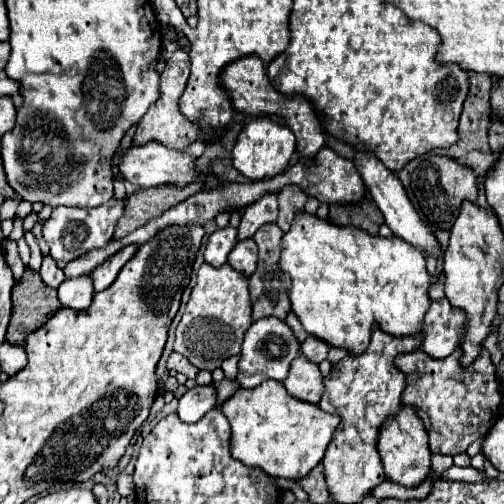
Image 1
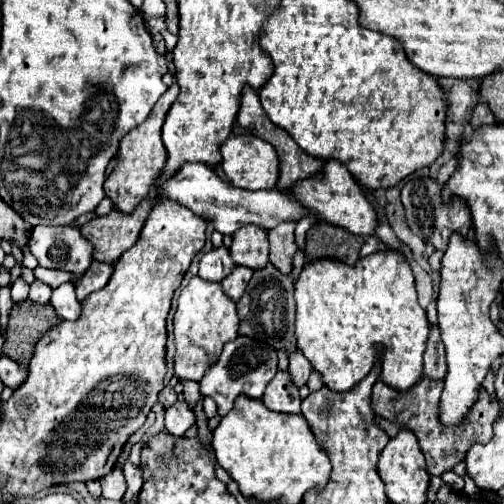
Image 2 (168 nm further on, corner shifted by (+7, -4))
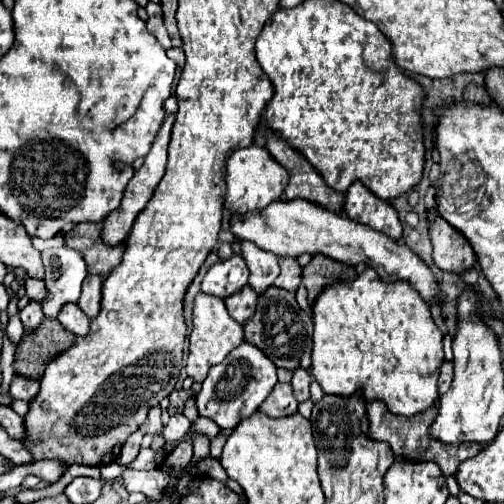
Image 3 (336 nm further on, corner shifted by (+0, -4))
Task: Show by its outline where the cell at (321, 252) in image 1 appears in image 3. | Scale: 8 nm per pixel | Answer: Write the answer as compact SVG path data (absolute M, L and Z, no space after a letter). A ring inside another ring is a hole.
M366 269L356 281L348 283L348 285L336 285L336 289L328 289L328 293L322 293L316 299L316 305L312 309L314 313L314 351L312 351L312 377L316 377L316 381L320 383L324 393L330 395L340 395L340 397L352 397L352 393L360 393L364 401L382 401L386 403L388 411L394 415L416 415L426 411L428 407L432 407L440 395L438 395L438 375L440 375L440 365L444 363L444 351L442 351L442 333L436 327L436 323L432 321L432 313L428 303L410 289L408 283L396 283L396 285L384 285L378 277L374 269Z

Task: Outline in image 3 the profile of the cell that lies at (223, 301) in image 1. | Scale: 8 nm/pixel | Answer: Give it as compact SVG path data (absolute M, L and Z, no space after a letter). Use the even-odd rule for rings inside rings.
M200 293L194 301L194 313L192 313L192 333L190 333L190 355L188 355L188 365L186 371L194 381L204 381L210 367L218 365L226 359L226 355L238 347L244 341L244 331L242 325L232 321L232 317L226 311L224 301L216 297L208 297L206 293Z

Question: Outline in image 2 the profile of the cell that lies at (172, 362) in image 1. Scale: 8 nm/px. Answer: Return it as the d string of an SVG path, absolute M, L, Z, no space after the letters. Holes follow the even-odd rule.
M179 379L179 383L183 385L183 397L185 401L191 405L191 409L195 407L195 403L201 399L201 391L199 391L199 383L197 381L187 381L187 379Z

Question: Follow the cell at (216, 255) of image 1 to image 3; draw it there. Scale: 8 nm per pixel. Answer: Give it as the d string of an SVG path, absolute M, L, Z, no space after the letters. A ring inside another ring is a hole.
M232 255L228 261L218 261L206 273L202 281L202 291L220 299L228 299L238 293L248 283L248 269L242 257Z

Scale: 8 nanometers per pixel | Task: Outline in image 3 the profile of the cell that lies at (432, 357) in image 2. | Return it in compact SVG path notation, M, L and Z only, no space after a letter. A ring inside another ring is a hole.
M444 361L442 371L440 371L440 379L438 379L438 391L440 391L440 395L444 395L444 393L450 389L450 385L452 385L452 377L454 377L452 363L450 363L450 361Z

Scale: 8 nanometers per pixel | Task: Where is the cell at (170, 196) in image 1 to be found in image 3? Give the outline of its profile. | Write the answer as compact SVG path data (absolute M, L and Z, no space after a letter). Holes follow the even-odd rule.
M92 223L74 225L74 229L66 233L66 245L82 253L90 275L106 277L116 265L120 265L124 245L118 245L118 247L104 245L100 237L100 229L102 229L102 223L100 225L92 225Z

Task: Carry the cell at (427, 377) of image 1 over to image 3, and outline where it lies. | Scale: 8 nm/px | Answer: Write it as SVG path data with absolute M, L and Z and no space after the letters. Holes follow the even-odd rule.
M372 401L366 405L366 413L368 413L368 421L370 421L370 429L368 429L368 437L376 439L376 441L386 441L394 453L394 459L406 459L406 461L434 461L438 463L438 467L442 469L442 473L454 475L458 465L474 455L480 453L480 445L444 445L436 439L430 437L428 429L434 421L434 415L438 413L438 407L430 407L424 413L412 415L412 417L400 417L400 415L392 415L388 413L386 405L382 401Z

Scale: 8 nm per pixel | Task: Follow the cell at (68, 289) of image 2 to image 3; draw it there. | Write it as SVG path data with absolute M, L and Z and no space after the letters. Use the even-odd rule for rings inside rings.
M76 303L74 305L66 305L60 311L58 321L64 325L66 331L74 333L76 337L86 337L88 331L90 331L90 321L88 321L88 317L84 317L82 309Z

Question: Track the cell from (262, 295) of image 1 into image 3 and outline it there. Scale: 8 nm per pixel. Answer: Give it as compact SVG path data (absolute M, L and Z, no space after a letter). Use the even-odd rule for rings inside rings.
M268 289L264 297L258 297L258 307L254 317L244 325L244 339L256 345L278 369L306 369L310 371L312 355L312 317L308 311L302 311L296 303L294 293L284 289Z

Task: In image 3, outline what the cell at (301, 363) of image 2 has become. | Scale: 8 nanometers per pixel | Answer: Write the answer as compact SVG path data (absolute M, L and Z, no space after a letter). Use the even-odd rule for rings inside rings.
M296 369L294 371L294 377L292 377L292 383L290 385L292 385L294 397L296 397L298 403L302 403L302 401L306 401L310 397L310 393L308 393L310 381L312 381L312 377L310 377L308 371L304 371L304 369Z

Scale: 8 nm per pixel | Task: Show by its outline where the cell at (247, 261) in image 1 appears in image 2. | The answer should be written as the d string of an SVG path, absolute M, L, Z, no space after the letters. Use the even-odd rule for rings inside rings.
M235 265L235 269L221 281L221 285L223 285L223 291L233 299L233 301L237 301L239 297L241 297L241 293L245 291L245 287L247 287L247 283L249 283L249 279L251 279L251 269L249 267L245 267L245 265Z

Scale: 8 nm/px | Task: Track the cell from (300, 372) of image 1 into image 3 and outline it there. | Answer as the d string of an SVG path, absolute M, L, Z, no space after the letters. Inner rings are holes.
M276 383L272 393L260 405L260 411L268 417L286 417L296 413L298 403L292 397L292 387L288 383Z

